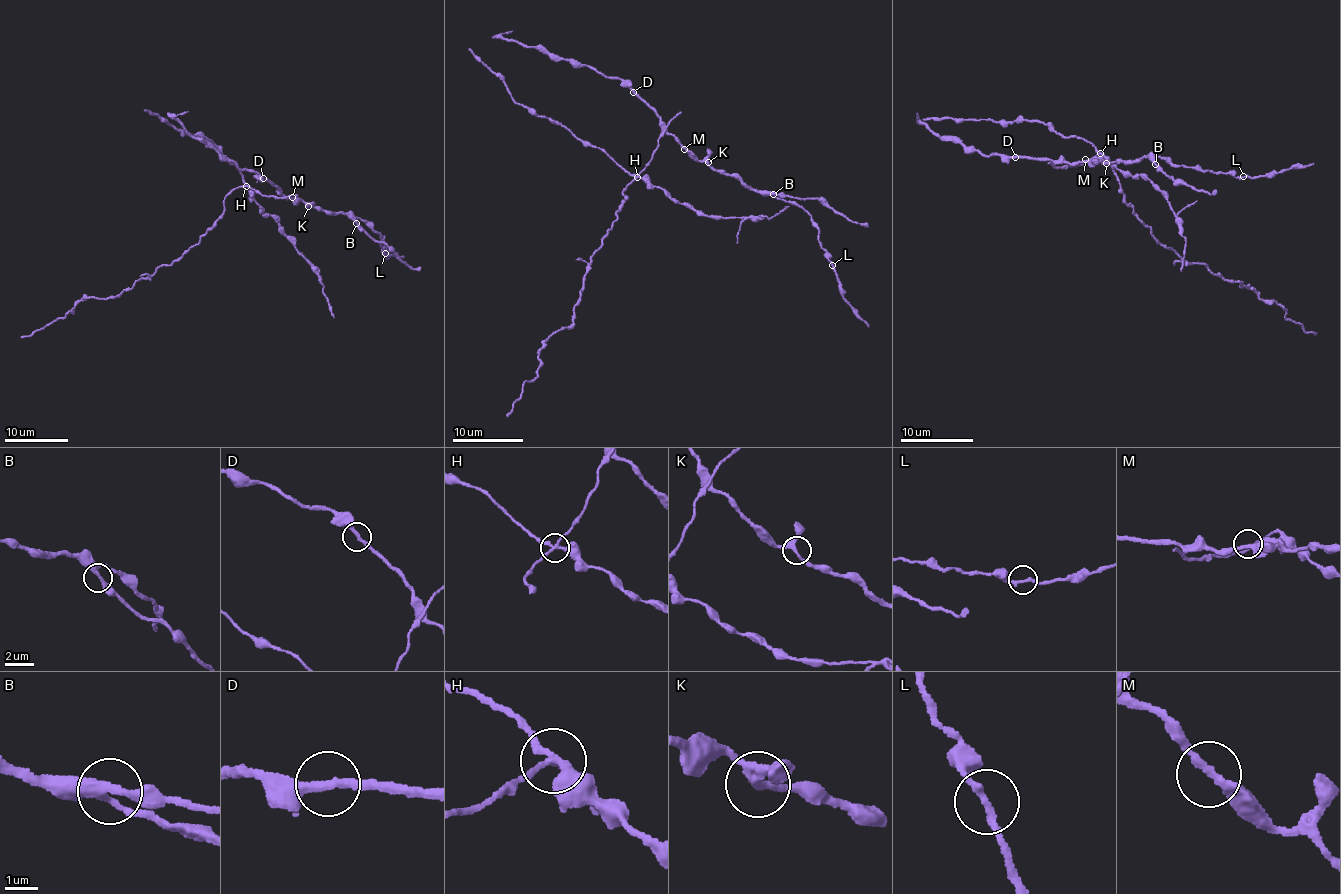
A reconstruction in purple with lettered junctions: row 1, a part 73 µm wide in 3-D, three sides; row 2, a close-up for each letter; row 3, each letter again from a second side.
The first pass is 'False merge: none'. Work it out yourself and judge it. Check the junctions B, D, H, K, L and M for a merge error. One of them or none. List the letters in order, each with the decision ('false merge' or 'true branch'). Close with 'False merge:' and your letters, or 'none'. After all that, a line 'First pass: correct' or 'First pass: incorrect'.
B: true branch
D: true branch
H: false merge
K: true branch
L: true branch
M: true branch
False merge: H
First pass: incorrect

